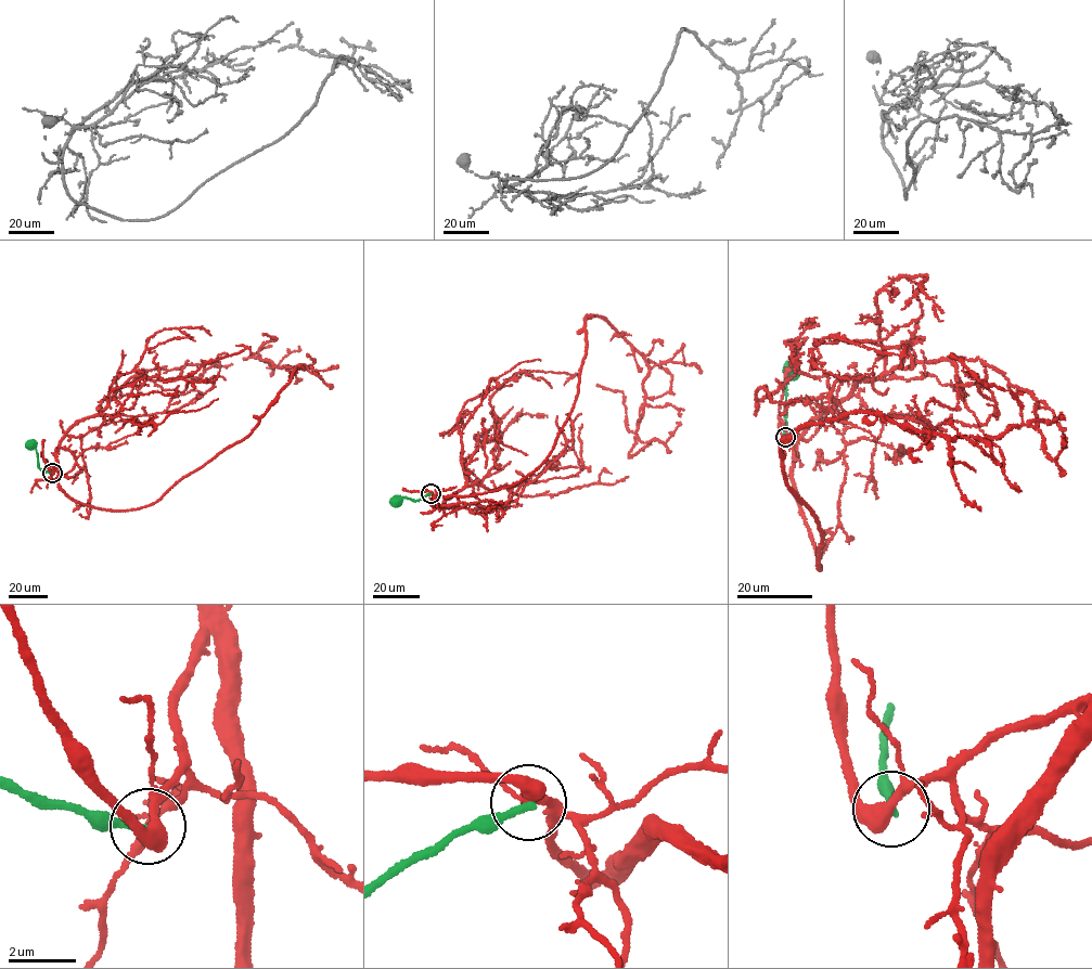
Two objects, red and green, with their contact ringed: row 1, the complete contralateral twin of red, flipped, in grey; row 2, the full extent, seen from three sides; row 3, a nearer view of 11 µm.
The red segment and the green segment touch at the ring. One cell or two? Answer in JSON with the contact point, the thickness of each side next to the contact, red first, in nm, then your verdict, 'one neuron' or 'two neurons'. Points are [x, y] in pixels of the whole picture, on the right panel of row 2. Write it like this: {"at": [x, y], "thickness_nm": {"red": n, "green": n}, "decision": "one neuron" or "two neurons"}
{"at": [785, 437], "thickness_nm": {"red": 420, "green": 200}, "decision": "two neurons"}

